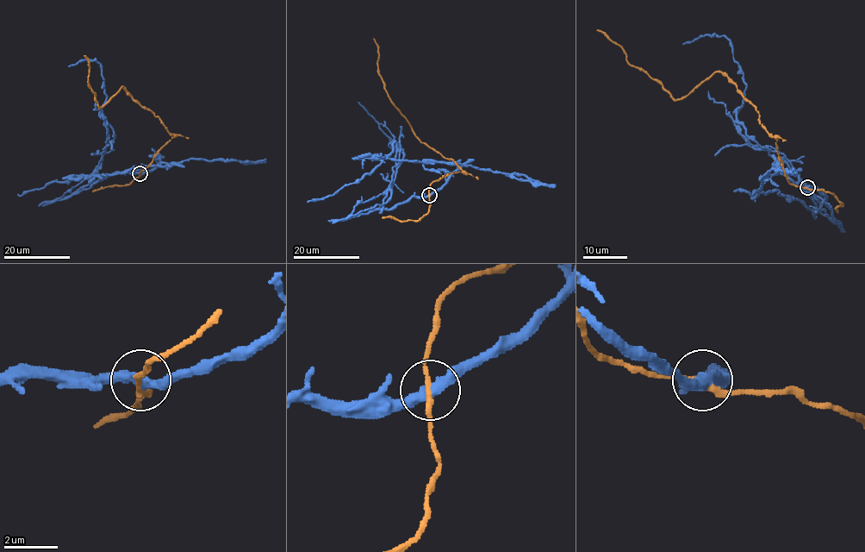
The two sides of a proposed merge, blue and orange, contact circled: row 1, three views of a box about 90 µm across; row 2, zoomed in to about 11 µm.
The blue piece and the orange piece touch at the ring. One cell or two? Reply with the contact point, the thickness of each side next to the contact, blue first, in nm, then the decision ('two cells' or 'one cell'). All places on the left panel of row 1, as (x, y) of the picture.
place (140, 173); calibres 400 and 180 nm; two cells

